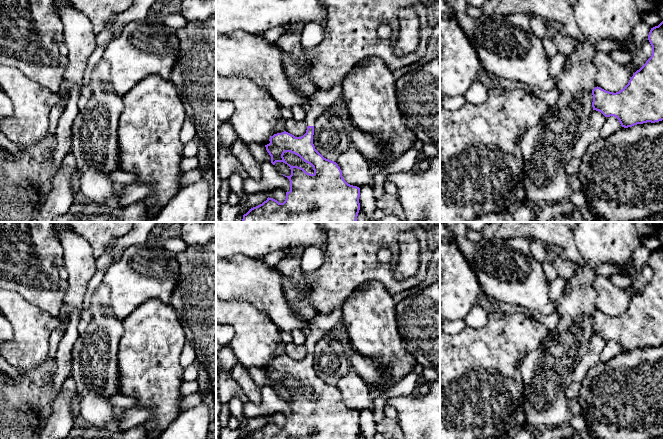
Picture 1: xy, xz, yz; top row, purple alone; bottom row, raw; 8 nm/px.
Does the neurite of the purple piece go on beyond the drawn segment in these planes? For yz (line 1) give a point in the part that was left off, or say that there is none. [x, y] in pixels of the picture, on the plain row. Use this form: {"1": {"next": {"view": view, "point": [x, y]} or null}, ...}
{"1": {"next": null}}

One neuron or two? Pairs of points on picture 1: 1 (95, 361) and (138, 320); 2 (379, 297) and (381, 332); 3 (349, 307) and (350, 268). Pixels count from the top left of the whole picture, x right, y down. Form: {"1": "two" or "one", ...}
{"1": "two", "2": "one", "3": "two"}

